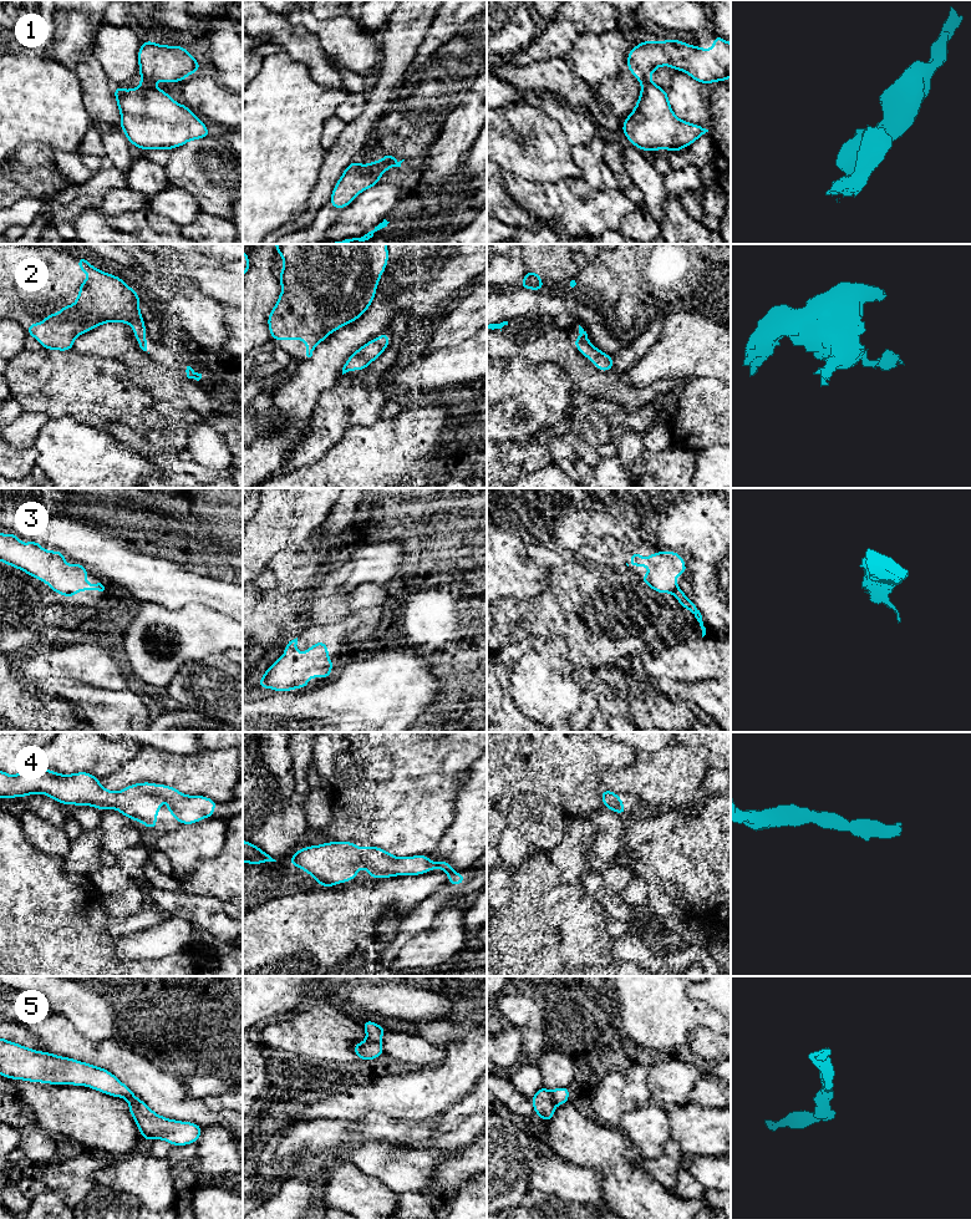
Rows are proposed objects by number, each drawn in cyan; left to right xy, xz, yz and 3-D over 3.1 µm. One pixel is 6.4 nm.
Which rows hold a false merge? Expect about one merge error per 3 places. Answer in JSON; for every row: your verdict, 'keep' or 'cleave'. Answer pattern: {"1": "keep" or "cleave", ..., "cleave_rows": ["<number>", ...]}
{"1": "cleave", "2": "keep", "3": "keep", "4": "keep", "5": "keep", "cleave_rows": ["1"]}

